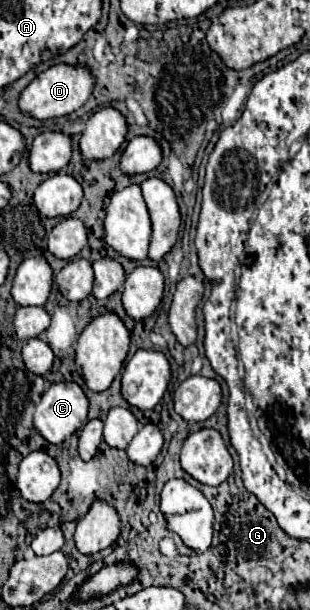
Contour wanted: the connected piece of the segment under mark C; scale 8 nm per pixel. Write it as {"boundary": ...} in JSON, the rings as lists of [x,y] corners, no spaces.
{"boundary":[[[57,382],[43,392],[35,406],[33,426],[49,444],[57,446],[83,426],[87,408],[89,402],[79,384]]]}

